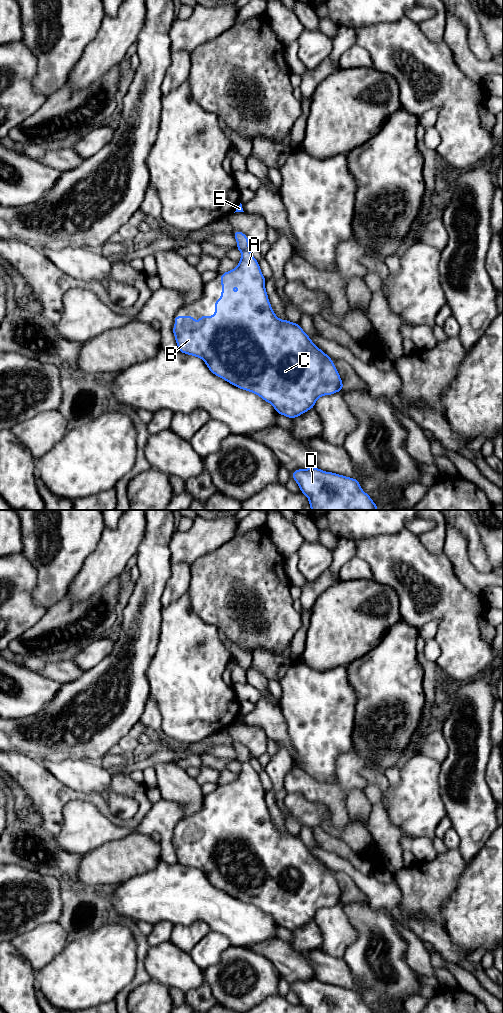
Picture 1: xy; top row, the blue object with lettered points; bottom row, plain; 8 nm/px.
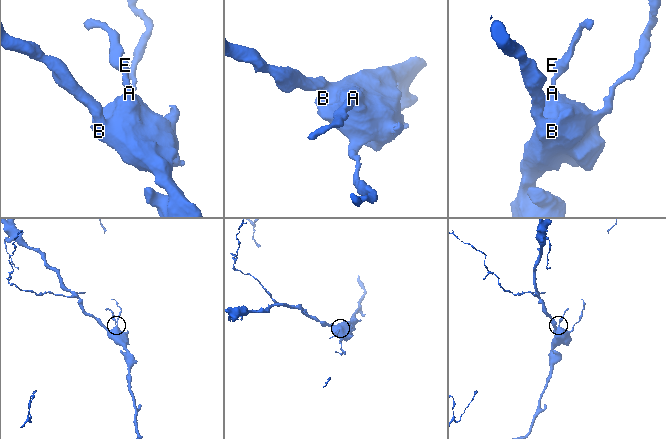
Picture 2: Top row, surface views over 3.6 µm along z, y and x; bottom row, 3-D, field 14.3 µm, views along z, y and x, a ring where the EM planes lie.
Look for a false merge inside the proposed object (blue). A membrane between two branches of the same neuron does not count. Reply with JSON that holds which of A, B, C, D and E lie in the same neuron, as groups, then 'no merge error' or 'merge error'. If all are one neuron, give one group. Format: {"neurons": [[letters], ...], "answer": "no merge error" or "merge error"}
{"neurons": [["A", "B", "C", "D", "E"]], "answer": "no merge error"}

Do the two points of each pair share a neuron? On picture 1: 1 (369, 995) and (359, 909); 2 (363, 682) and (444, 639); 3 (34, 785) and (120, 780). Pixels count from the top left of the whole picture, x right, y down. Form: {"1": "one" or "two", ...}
{"1": "one", "2": "two", "3": "one"}

